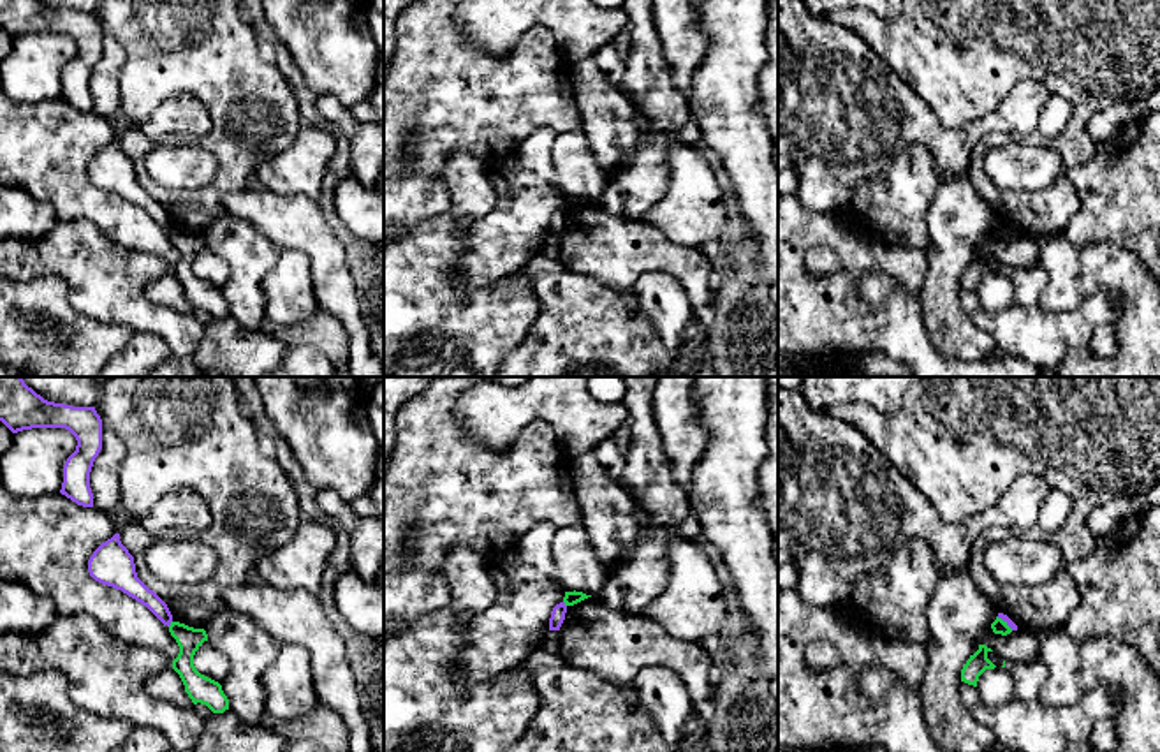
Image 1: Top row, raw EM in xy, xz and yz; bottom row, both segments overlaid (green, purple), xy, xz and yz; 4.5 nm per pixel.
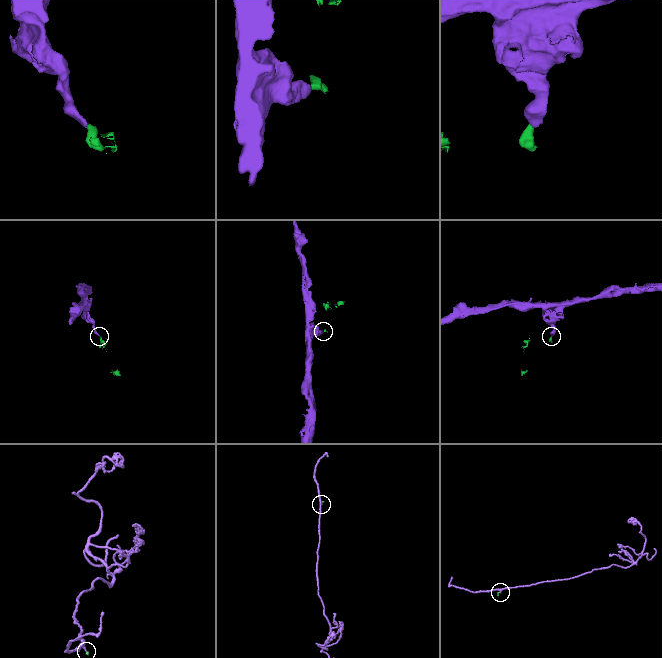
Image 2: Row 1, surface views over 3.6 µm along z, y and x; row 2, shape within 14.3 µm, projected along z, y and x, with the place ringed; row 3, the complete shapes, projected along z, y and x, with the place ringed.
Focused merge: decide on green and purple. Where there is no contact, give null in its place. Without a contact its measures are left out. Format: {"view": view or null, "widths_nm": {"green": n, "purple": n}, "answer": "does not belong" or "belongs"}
{"view": "xy", "widths_nm": {"green": 120, "purple": 90}, "answer": "does not belong"}

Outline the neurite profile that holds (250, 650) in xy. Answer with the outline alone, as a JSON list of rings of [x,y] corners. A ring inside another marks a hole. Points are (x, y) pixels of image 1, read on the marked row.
[[[231,608],[220,611],[206,627],[208,643],[229,660],[229,673],[220,682],[232,710],[243,722],[257,726],[266,715],[264,673],[273,666],[282,643],[268,634],[253,618]]]

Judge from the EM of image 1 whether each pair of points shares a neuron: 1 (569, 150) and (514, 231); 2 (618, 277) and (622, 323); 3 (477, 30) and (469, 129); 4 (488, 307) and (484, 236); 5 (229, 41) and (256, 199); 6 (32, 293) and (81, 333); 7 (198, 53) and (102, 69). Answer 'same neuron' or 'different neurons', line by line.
1: different neurons
2: different neurons
3: different neurons
4: different neurons
5: different neurons
6: same neuron
7: different neurons

